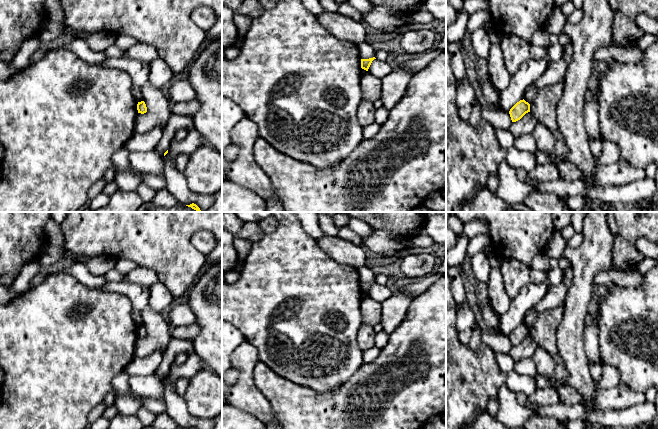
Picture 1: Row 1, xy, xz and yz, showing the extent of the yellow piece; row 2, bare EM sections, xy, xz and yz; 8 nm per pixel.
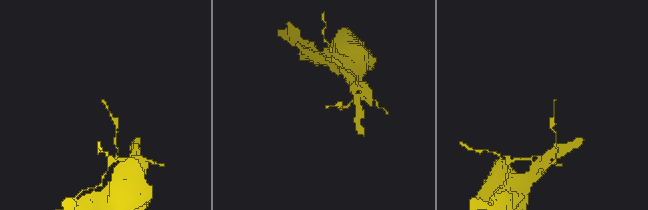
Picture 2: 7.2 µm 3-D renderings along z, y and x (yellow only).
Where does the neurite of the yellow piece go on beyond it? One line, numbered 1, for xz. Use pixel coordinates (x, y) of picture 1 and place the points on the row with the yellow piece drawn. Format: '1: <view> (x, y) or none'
1: none

